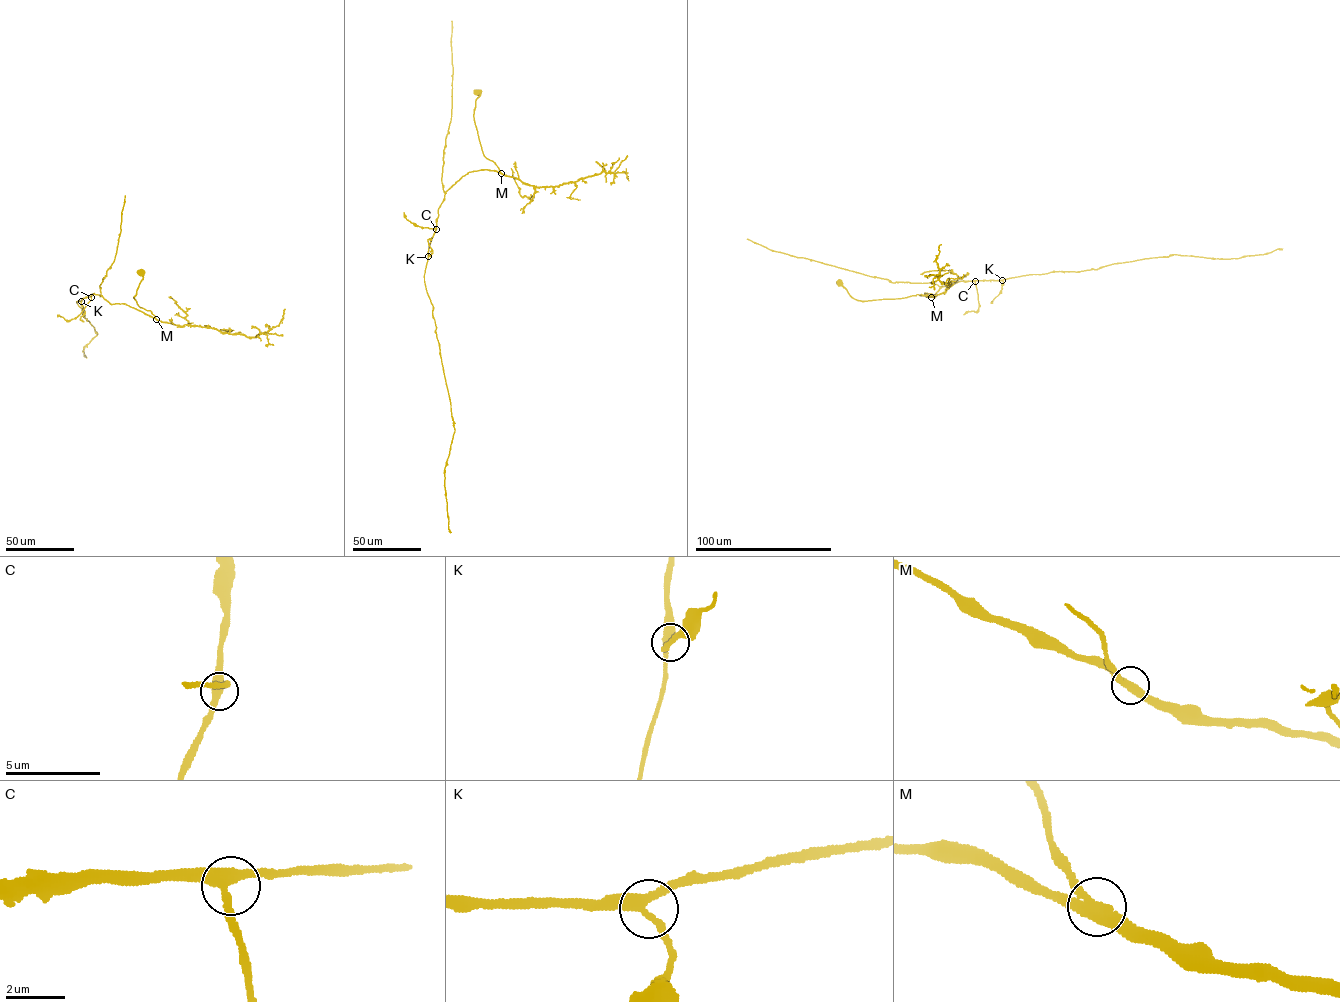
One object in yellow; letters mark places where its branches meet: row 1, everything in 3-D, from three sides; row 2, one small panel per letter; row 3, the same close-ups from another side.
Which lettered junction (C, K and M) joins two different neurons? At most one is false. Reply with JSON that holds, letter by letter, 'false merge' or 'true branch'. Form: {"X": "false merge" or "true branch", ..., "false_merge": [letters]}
{"C": "true branch", "K": "true branch", "M": "true branch", "false_merge": []}

